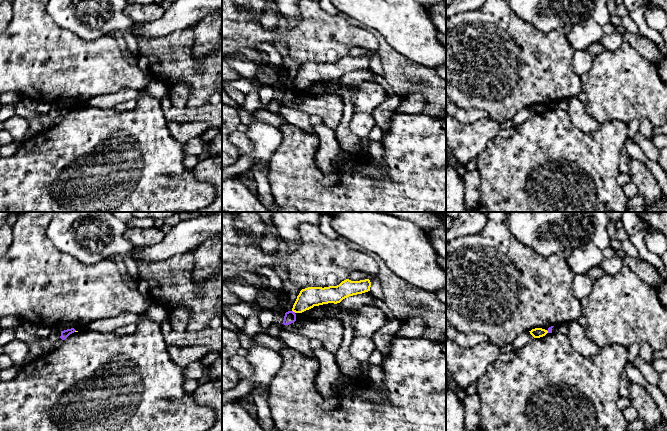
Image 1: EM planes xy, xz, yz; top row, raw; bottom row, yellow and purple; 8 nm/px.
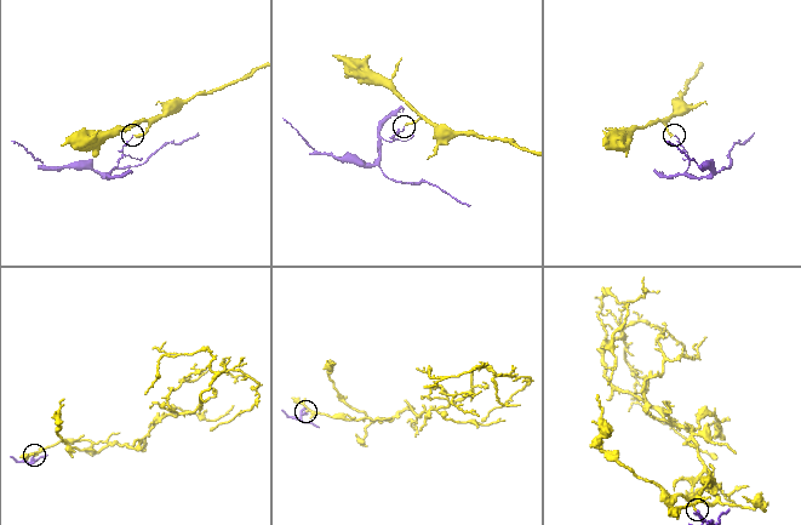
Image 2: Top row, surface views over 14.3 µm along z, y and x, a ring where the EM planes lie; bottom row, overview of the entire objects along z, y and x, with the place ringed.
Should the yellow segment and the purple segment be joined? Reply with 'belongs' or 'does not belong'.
does not belong

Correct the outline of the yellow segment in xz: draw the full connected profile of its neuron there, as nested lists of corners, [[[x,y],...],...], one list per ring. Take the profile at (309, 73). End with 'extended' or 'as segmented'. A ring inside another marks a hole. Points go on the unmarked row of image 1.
[[[346,55],[337,62],[308,63],[302,65],[297,72],[292,87],[302,89],[306,86],[328,79],[340,79],[343,75],[370,67],[369,55],[351,57]]]; as segmented

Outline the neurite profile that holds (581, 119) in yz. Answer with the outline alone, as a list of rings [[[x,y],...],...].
[[[577,97],[568,100],[569,107],[567,113],[574,126],[585,133],[593,133],[598,129],[599,123],[595,121],[585,110],[585,104]]]

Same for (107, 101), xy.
[[[125,88],[113,94],[105,94],[99,97],[90,98],[87,102],[81,105],[75,105],[76,107],[91,107],[99,109],[111,109],[115,108],[119,103],[136,99],[138,96],[137,90]]]

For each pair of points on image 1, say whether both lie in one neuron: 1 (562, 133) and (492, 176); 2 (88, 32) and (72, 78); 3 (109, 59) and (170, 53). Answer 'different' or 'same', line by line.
1: same
2: different
3: different

